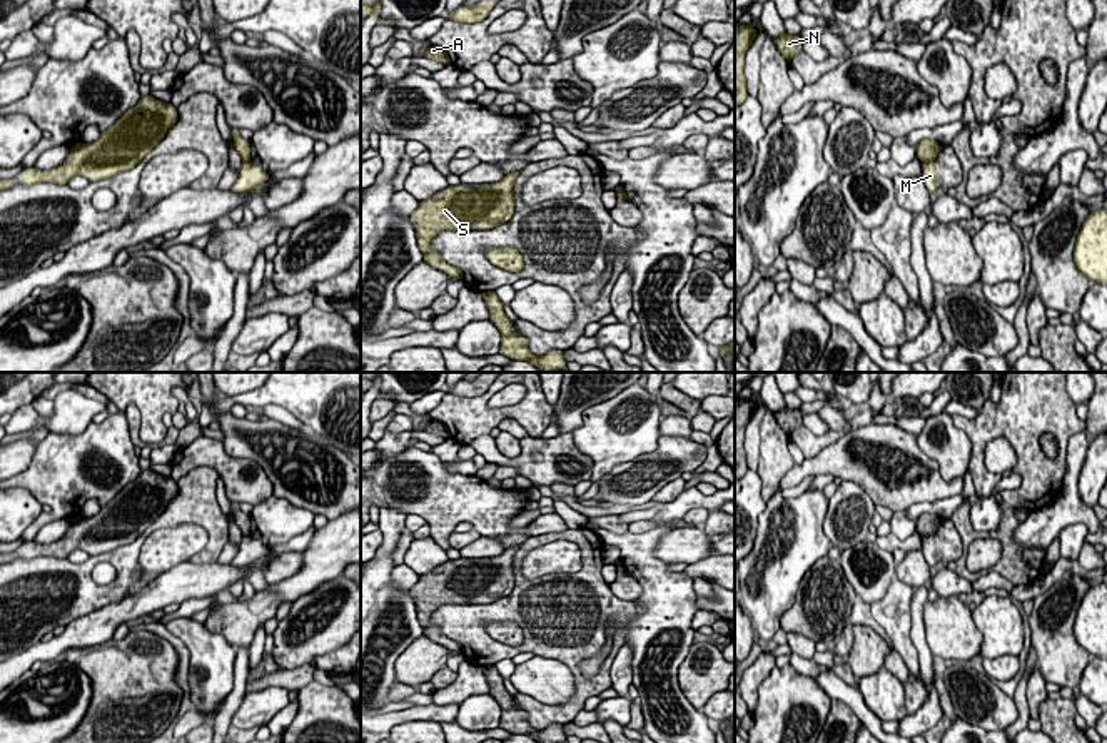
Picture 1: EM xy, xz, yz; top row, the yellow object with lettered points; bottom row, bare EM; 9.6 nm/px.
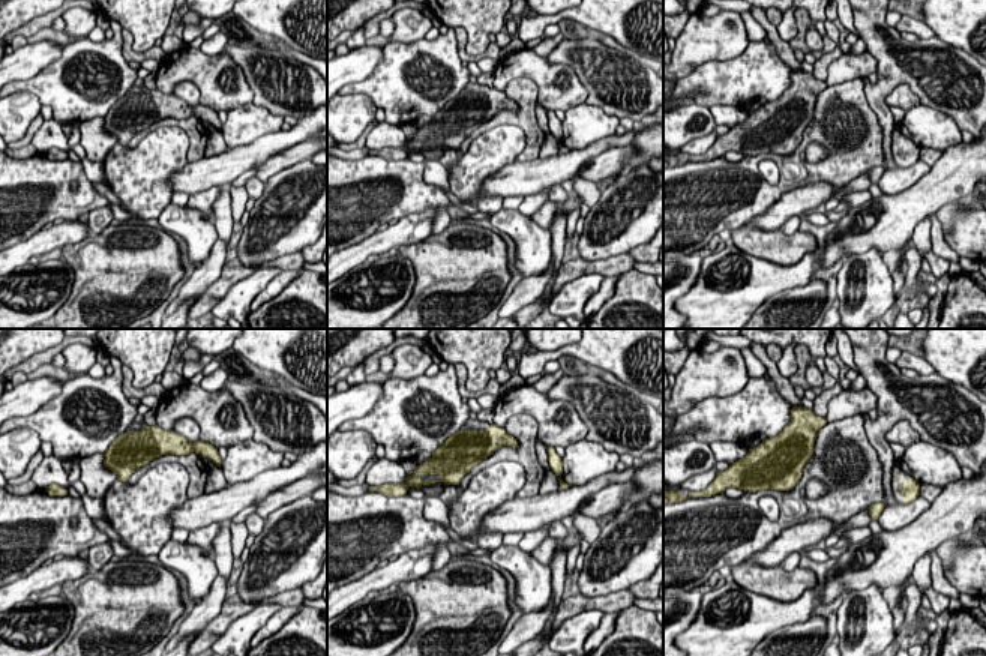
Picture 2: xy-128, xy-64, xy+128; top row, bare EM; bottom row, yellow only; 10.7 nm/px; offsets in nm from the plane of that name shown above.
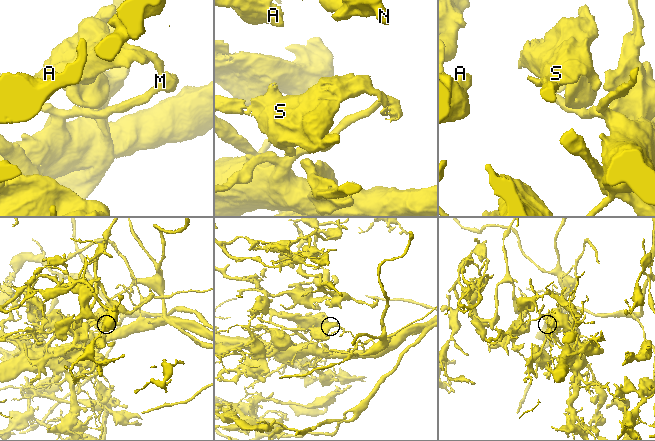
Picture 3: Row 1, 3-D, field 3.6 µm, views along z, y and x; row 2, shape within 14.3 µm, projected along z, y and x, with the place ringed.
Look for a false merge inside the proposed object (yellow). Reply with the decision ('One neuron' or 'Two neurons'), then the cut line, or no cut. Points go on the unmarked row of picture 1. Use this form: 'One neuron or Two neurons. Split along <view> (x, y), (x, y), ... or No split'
Two neurons. Split along yz (924, 535), (932, 536)

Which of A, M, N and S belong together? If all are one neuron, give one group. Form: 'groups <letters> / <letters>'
groups A N S / M

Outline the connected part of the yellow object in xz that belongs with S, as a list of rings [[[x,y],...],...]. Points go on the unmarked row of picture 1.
[[[519,546],[504,549],[494,558],[449,559],[427,574],[421,574],[411,588],[424,636],[463,653],[463,644],[447,638],[431,623],[432,613],[444,604],[469,604],[471,601],[498,601],[514,589],[513,559]]]

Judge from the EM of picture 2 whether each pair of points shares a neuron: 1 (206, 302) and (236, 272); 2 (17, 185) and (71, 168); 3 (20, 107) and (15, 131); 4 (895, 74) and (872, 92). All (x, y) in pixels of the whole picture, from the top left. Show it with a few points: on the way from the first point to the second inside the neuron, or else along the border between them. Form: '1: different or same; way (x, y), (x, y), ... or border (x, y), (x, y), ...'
1: same; way (213, 294), (228, 279)
2: same; way (30, 185), (45, 185), (57, 174)
3: same; way (15, 113), (15, 125)
4: same; way (889, 80), (878, 90)

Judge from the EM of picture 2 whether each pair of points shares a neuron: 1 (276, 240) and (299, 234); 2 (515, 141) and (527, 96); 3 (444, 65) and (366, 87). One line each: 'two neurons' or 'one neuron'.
1: one neuron
2: two neurons
3: one neuron

